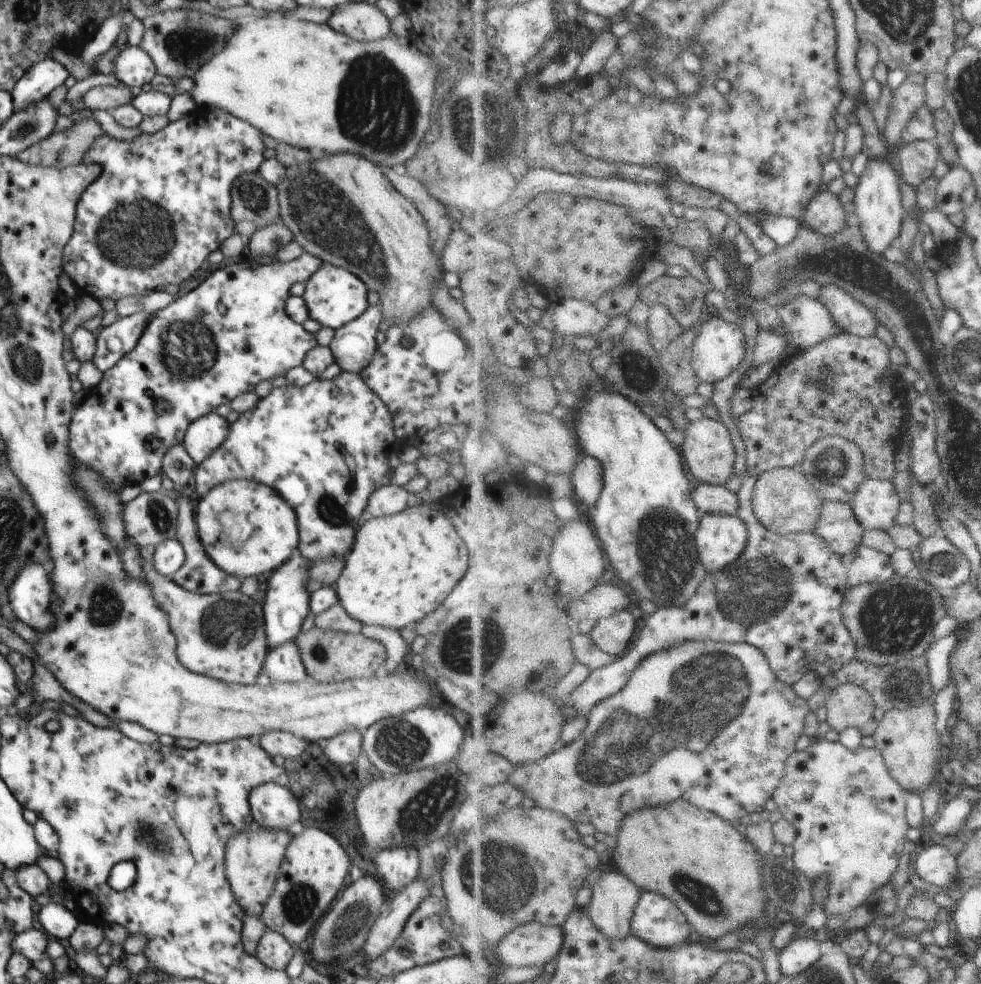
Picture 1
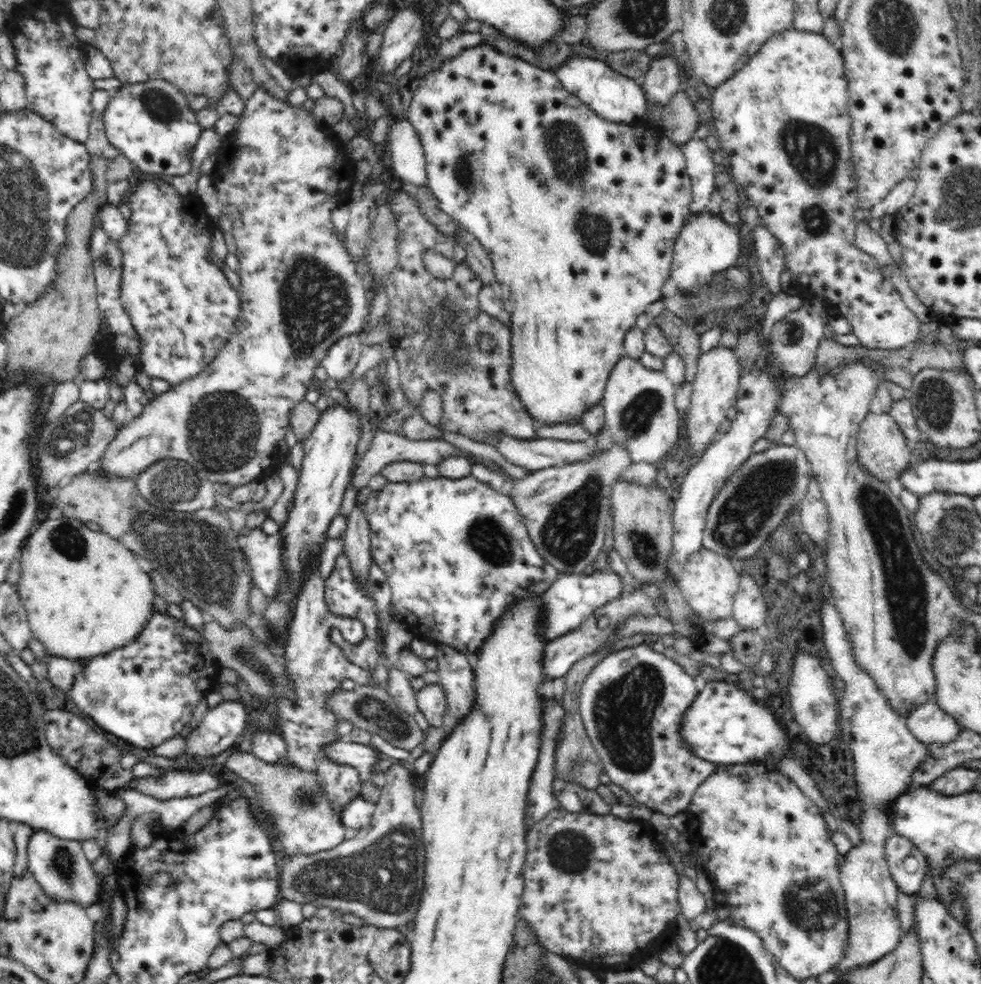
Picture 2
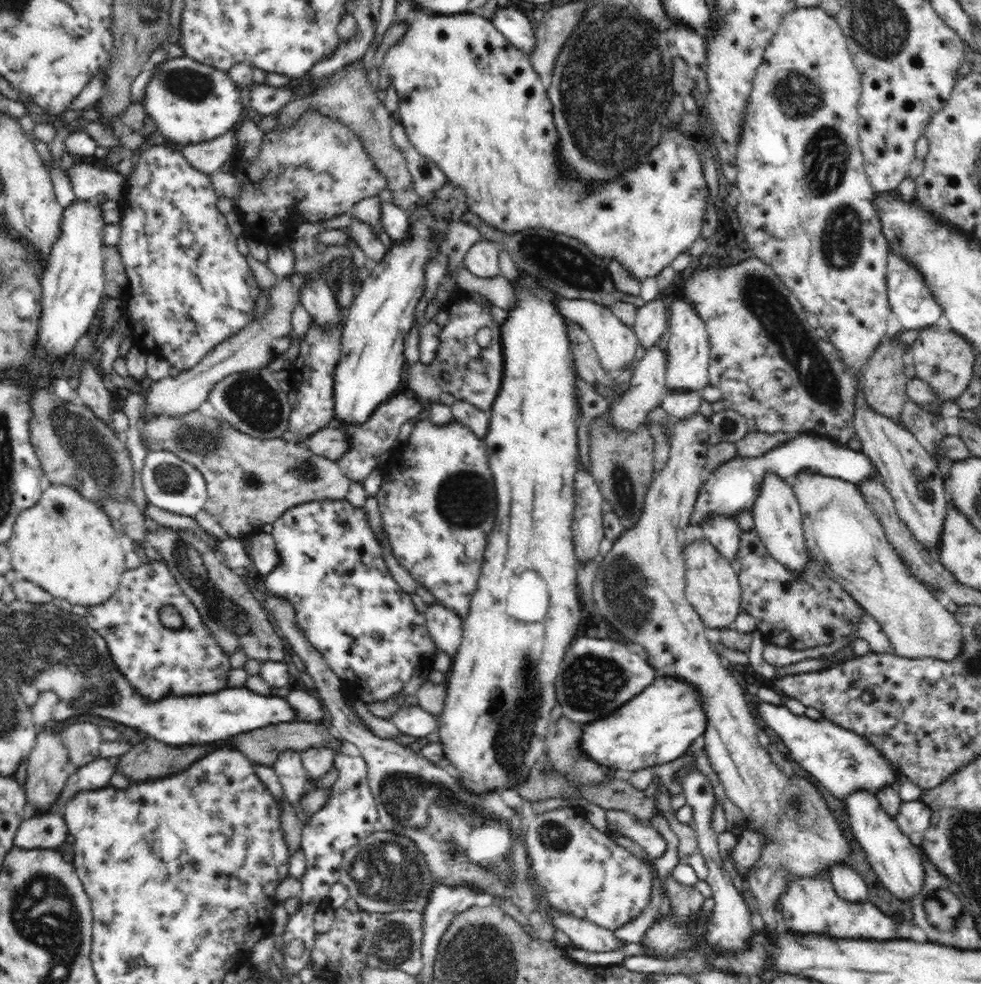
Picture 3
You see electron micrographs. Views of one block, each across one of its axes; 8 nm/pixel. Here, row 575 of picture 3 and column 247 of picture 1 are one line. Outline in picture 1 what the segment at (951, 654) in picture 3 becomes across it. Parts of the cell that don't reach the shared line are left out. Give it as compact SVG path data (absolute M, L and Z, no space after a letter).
M254 825L244 828L228 840L225 854L226 878L230 883L234 900L246 915L261 916L264 904L268 902L274 890L280 864L284 860L292 837L293 835L286 830L268 830Z

